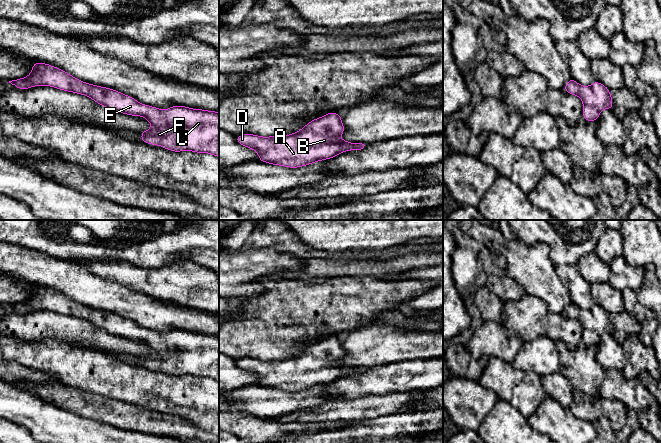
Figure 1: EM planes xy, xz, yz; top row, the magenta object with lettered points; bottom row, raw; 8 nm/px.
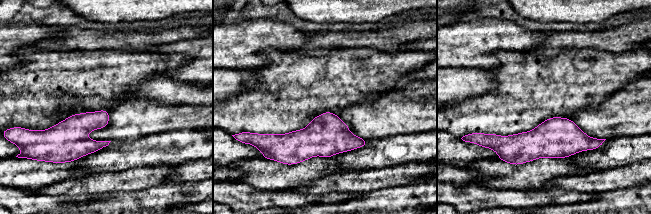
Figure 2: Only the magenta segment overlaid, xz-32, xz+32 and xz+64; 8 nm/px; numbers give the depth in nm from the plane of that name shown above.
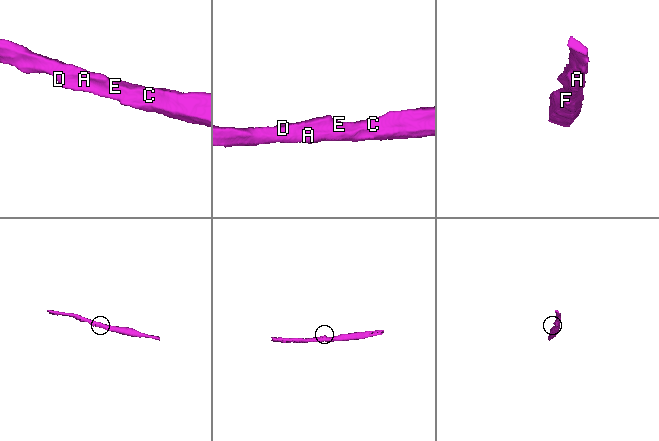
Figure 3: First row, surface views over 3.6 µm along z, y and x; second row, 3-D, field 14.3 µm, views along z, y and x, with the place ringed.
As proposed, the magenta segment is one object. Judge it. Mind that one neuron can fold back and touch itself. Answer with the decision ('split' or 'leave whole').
leave whole

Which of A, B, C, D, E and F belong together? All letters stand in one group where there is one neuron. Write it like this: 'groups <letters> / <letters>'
groups A B C D E F

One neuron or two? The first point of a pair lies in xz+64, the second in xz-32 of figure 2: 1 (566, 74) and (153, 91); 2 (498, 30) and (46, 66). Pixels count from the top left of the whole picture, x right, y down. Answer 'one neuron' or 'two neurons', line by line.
1: two neurons
2: two neurons

